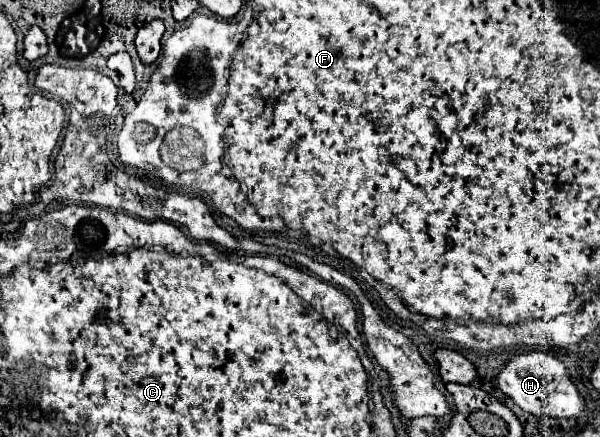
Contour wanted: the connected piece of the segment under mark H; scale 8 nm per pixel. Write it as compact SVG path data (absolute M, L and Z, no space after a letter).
M542 350L512 356L496 374L496 386L524 412L534 416L546 414L554 418L572 418L584 410L584 398L578 396L578 390L572 384L566 366Z

